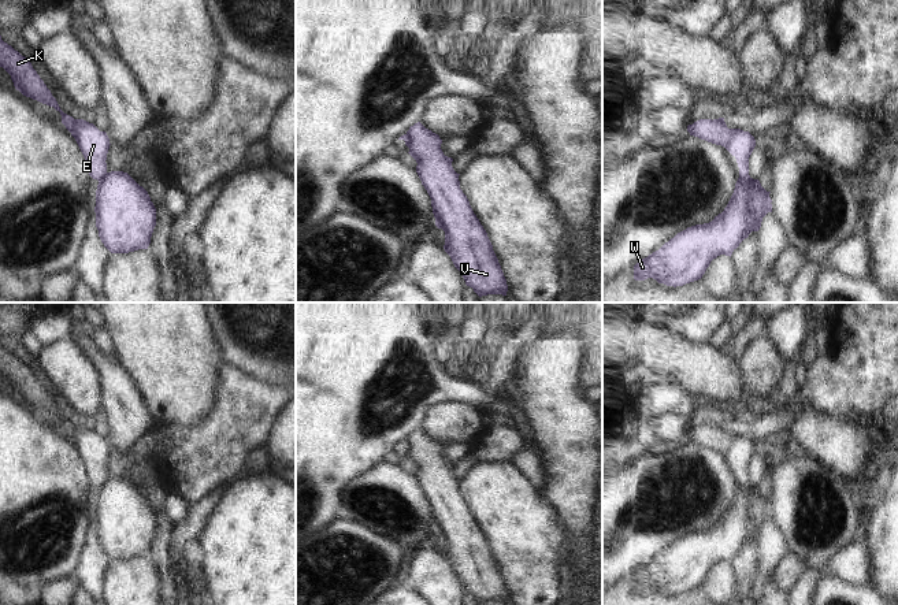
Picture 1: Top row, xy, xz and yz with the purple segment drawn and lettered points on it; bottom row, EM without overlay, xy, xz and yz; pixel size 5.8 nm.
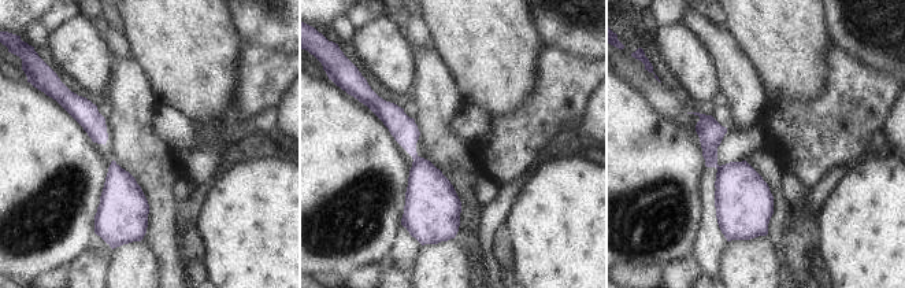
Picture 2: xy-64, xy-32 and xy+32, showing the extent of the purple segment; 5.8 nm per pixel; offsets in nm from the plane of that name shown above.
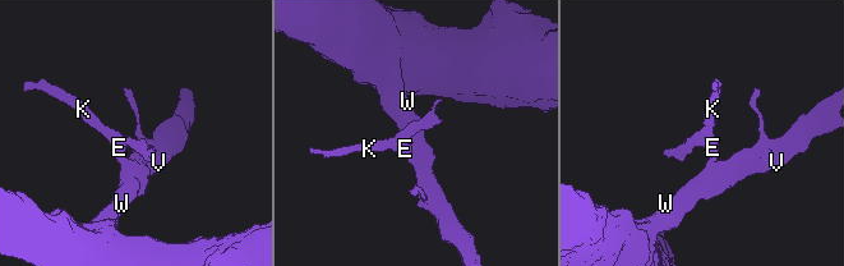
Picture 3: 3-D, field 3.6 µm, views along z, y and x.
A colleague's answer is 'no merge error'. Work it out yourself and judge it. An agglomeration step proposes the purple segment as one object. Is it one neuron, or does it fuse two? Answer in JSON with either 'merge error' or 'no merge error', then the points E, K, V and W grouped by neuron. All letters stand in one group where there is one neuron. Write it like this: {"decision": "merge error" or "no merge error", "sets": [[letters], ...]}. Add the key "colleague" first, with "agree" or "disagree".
{"colleague": "disagree", "decision": "merge error", "sets": [["E", "K"], ["V", "W"]]}

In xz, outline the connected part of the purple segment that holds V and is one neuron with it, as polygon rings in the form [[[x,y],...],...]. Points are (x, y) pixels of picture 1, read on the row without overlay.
[[[420,428],[409,434],[405,452],[416,467],[416,479],[431,505],[435,532],[445,538],[445,558],[465,591],[482,604],[506,602],[508,591],[486,537],[460,495],[452,464],[444,461],[442,446]]]

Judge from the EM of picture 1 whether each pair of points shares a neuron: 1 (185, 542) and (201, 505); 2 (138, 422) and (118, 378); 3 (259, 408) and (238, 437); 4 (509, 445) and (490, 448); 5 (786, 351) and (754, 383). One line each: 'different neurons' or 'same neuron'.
1: same neuron
2: same neuron
3: same neuron
4: same neuron
5: different neurons

